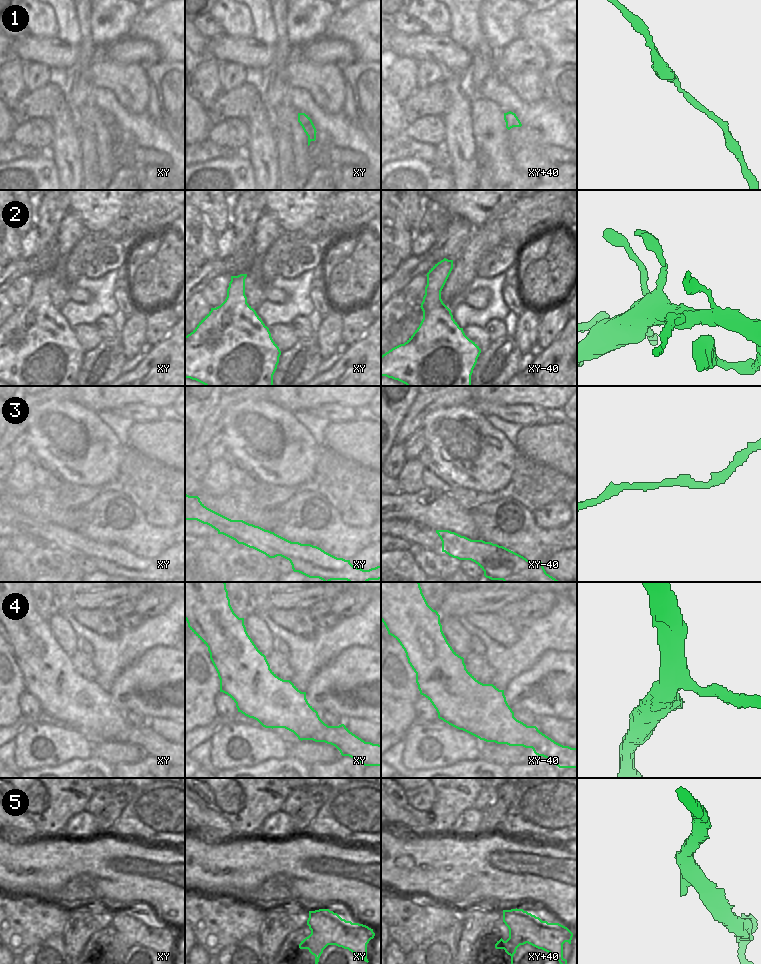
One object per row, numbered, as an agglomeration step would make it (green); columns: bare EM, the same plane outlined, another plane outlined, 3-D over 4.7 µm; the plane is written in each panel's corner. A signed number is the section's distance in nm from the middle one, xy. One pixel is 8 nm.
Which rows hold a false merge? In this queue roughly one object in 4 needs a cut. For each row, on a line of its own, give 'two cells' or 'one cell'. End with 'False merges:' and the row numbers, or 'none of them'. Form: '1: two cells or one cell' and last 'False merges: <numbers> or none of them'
1: one cell
2: one cell
3: one cell
4: two cells
5: one cell
False merges: 4

